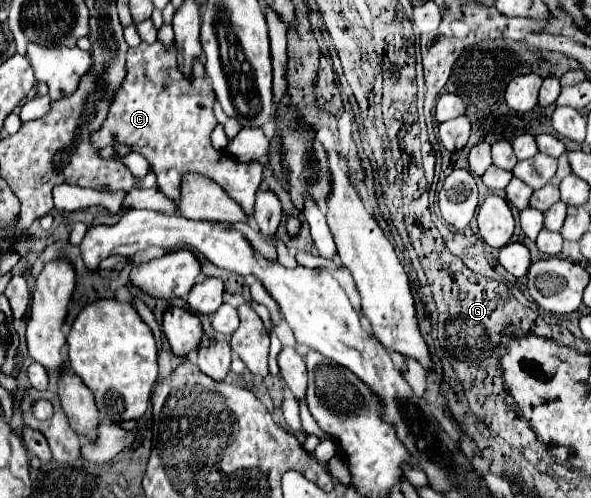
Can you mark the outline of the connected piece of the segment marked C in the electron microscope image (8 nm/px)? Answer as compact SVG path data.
M161 41L141 43L127 51L127 75L117 87L111 101L105 125L91 137L91 145L103 149L107 145L125 145L143 155L149 169L157 177L157 189L169 199L179 197L181 173L199 173L217 181L223 191L241 203L247 215L253 213L255 191L263 179L263 163L231 163L231 159L211 145L211 131L217 125L213 115L213 89L201 89L205 81L203 61L193 65L193 81L177 69L175 45L167 47Z

